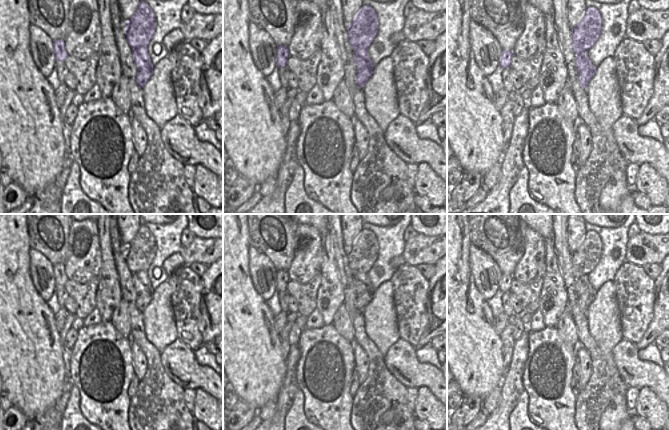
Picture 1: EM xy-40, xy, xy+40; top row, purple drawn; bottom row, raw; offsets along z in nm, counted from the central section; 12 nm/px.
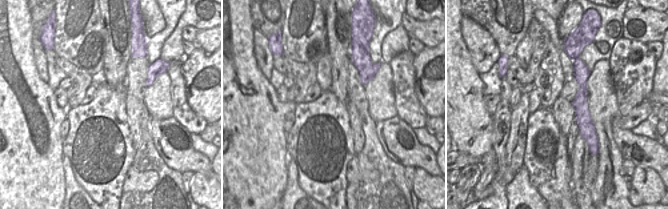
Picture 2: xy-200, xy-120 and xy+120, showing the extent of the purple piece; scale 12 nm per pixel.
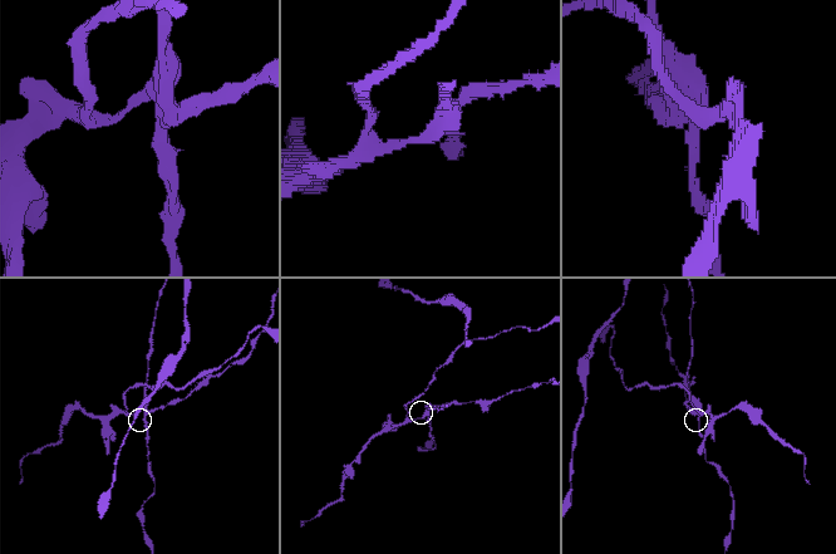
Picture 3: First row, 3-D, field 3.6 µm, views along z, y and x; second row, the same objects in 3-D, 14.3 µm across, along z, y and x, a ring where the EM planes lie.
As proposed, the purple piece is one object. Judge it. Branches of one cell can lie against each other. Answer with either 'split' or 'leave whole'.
split

